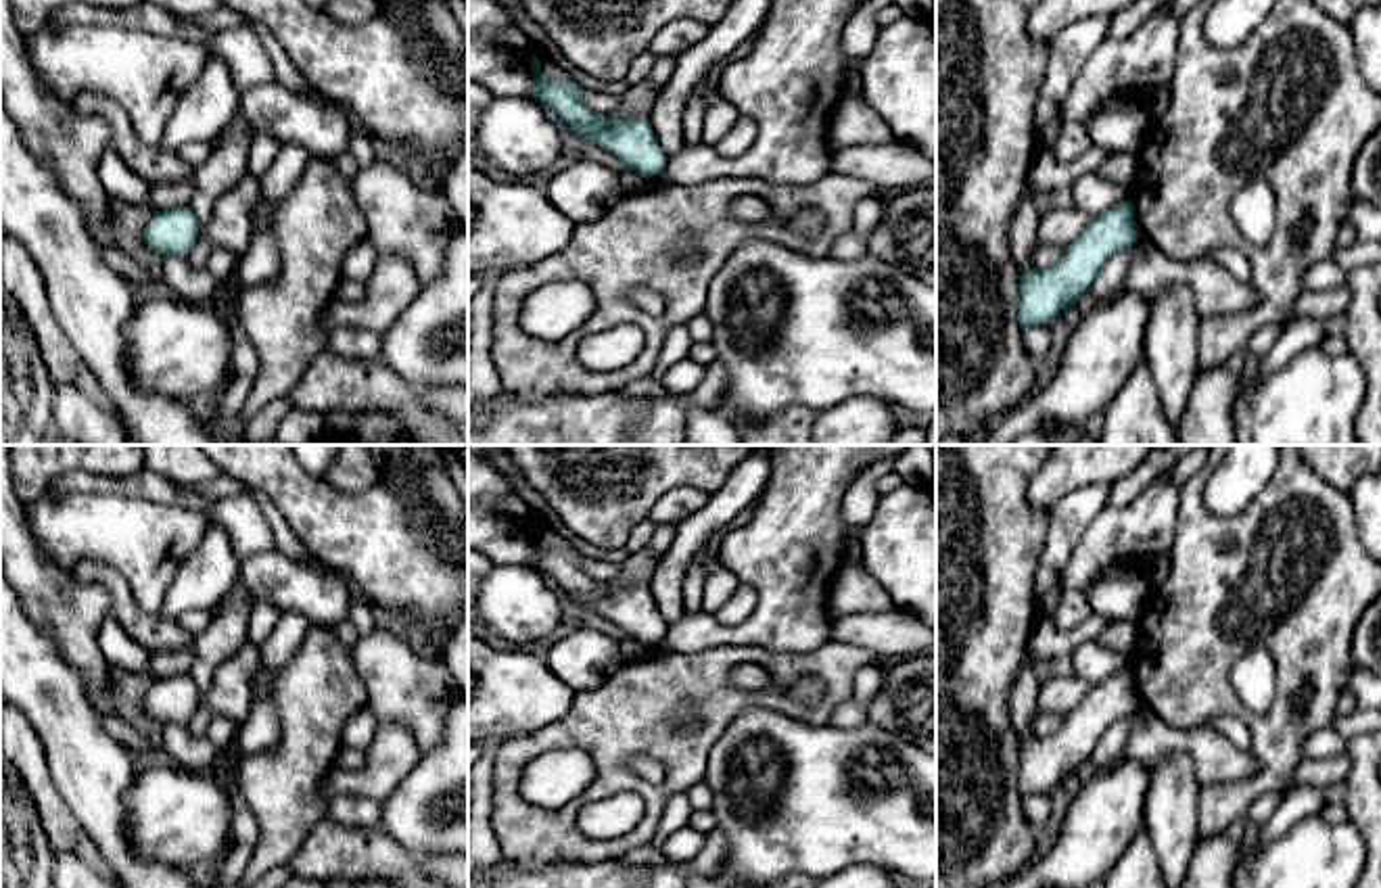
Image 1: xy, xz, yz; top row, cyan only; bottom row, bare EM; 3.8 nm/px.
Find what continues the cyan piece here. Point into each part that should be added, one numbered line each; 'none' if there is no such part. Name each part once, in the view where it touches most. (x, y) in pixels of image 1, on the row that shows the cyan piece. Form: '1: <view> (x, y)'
none

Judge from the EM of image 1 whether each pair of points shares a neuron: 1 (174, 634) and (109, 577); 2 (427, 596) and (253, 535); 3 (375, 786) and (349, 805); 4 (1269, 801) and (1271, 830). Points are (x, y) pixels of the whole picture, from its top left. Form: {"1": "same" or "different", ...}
{"1": "same", "2": "different", "3": "different", "4": "different"}

